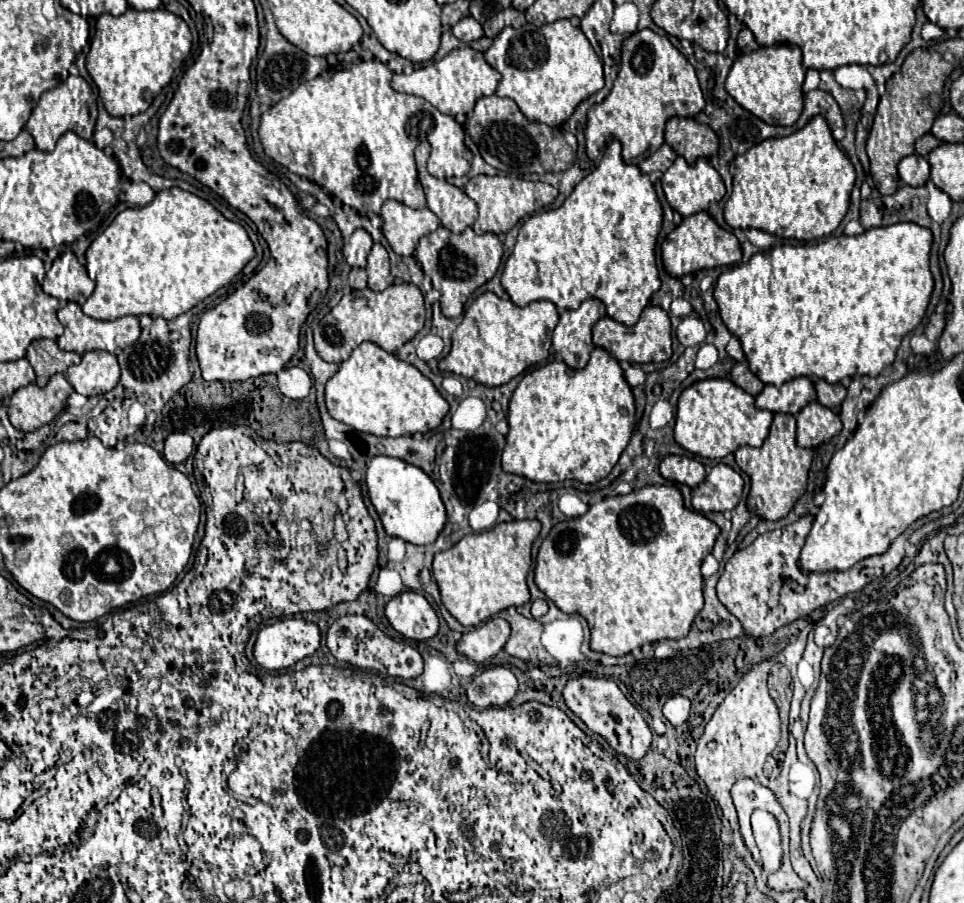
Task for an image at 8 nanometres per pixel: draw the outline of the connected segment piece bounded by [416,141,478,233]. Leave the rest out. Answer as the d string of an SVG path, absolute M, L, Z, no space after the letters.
M420 141L420 145L416 147L416 163L418 163L418 179L424 187L428 207L446 229L450 229L452 233L462 233L478 217L476 203L462 189L450 185L444 179L432 177L426 171L428 155L430 155L428 141Z

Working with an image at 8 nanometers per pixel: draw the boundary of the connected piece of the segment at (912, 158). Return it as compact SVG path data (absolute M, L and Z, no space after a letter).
M908 155L898 163L900 179L910 187L920 187L930 179L930 165L926 157L920 155Z

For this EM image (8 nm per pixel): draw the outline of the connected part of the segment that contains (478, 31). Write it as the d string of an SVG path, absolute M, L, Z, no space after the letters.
M464 17L460 19L454 27L452 27L452 33L462 39L464 43L470 43L474 39L480 39L484 33L482 33L482 25L474 19L474 17Z

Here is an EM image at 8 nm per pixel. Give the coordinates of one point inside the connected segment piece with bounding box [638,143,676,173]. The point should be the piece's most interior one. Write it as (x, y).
(660, 161)

